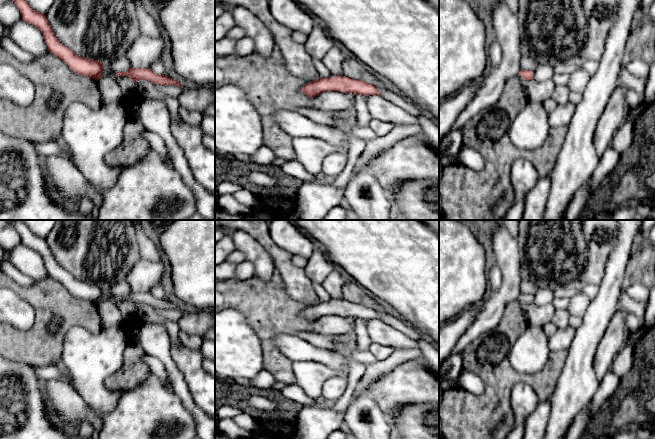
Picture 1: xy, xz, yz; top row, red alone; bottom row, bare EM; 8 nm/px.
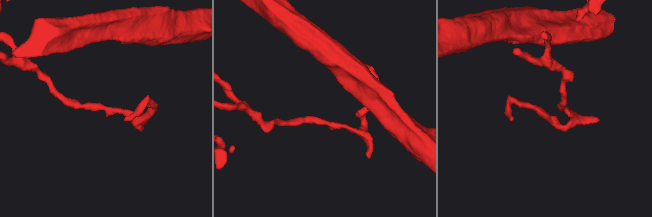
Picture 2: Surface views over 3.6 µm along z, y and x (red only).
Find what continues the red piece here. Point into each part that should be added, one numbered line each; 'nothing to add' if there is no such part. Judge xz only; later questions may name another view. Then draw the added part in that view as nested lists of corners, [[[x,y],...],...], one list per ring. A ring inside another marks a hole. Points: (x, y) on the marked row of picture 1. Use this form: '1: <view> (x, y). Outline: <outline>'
nothing to add

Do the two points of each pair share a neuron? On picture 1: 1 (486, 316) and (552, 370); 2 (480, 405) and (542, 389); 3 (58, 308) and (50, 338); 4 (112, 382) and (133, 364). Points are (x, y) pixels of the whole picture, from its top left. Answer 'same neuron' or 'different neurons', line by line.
1: different neurons
2: same neuron
3: same neuron
4: same neuron

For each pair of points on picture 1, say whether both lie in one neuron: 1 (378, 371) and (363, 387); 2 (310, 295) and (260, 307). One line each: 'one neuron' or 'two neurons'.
1: one neuron
2: two neurons

